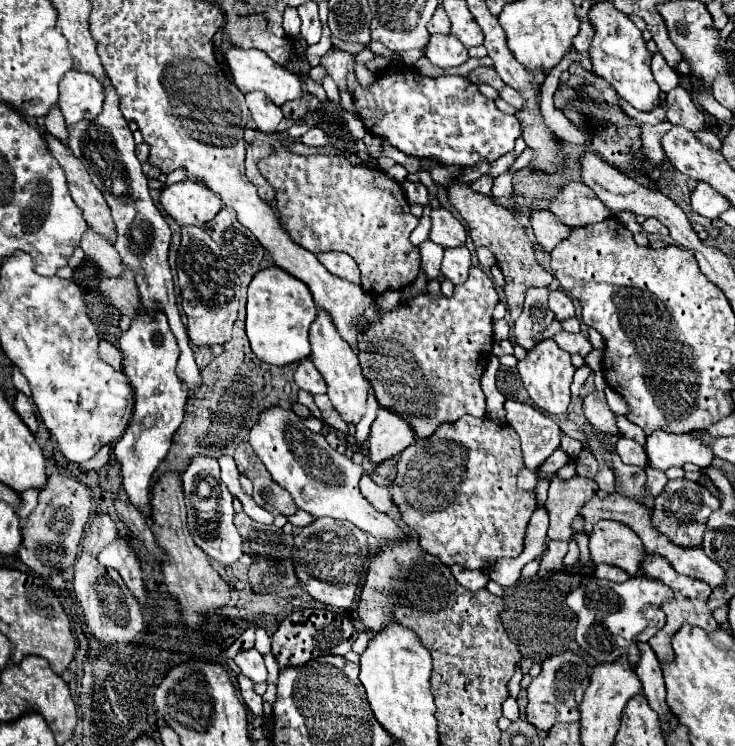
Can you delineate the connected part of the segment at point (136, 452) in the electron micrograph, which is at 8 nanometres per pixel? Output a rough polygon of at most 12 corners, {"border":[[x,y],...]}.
{"border":[[161,310],[121,334],[135,392],[113,452],[149,516],[151,474],[185,418],[179,348]]}

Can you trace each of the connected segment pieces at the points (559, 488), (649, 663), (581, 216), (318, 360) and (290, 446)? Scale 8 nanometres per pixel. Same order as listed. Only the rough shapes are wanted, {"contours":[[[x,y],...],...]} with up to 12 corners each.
{"contours":[[[579,474],[553,478],[545,502],[549,538],[573,538],[571,520],[597,484]],[[639,644],[635,672],[649,706],[663,722],[671,712],[659,660],[649,644]],[[569,182],[551,212],[571,228],[613,216],[597,194]],[[325,310],[311,324],[311,360],[347,424],[365,414],[357,354]],[[269,408],[249,442],[273,482],[313,518],[377,540],[407,536],[361,496],[365,468]]]}

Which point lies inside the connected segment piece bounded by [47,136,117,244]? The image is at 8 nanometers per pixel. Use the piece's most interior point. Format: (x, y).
(96, 212)

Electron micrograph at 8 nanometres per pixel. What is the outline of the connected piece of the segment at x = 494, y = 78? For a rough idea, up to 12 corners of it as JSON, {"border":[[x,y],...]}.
{"border":[[475,68],[467,76],[473,84],[491,84],[497,92],[505,88],[493,68]]}

